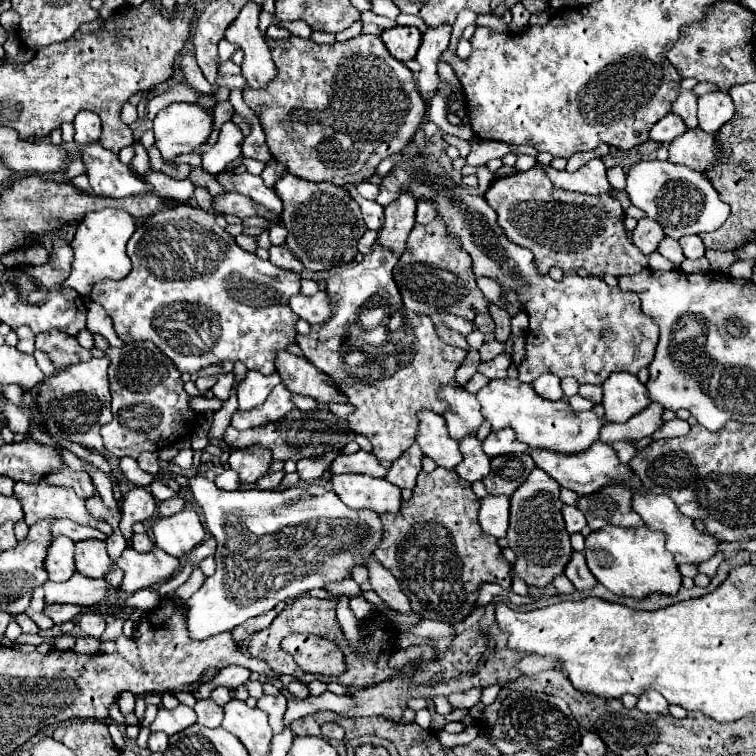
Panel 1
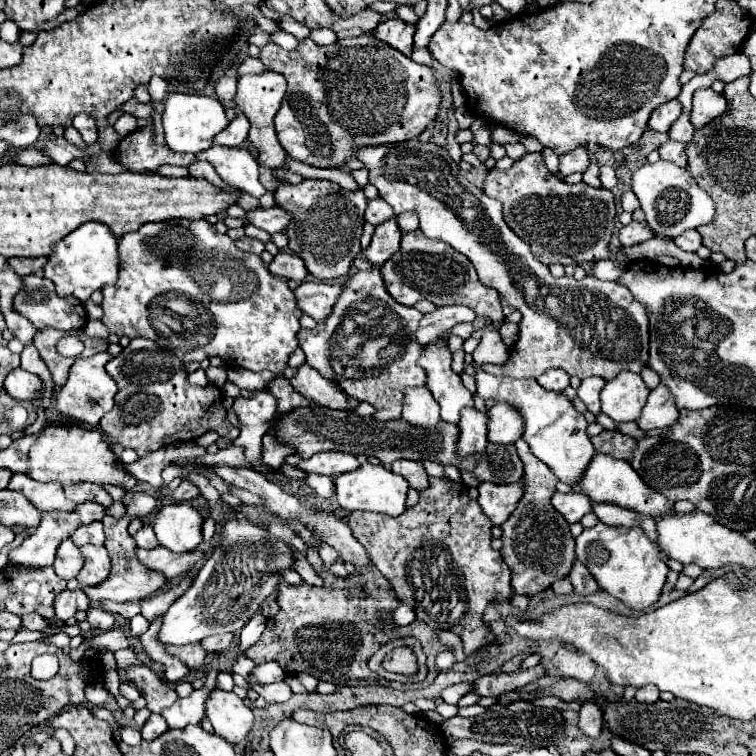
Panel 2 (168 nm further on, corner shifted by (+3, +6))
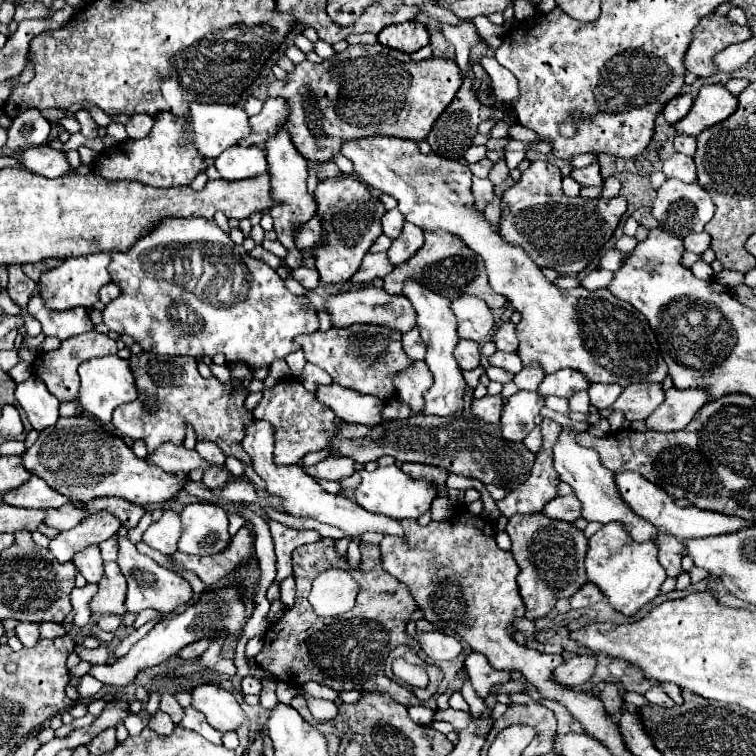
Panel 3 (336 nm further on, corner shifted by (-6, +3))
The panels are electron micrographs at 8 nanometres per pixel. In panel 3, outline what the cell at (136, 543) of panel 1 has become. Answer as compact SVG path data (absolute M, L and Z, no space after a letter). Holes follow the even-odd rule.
M164 509L162 517L154 521L142 535L142 541L146 545L166 555L174 555L178 551L178 539L180 539L180 515L174 509Z

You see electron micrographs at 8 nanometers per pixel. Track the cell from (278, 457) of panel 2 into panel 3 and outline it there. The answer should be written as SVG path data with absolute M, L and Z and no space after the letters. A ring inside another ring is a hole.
M286 377L278 385L264 389L262 401L254 409L254 417L268 421L275 431L274 462L276 465L294 465L310 451L320 451L330 447L330 439L338 431L336 415L332 409L322 405L314 393L306 391L302 383L294 377Z

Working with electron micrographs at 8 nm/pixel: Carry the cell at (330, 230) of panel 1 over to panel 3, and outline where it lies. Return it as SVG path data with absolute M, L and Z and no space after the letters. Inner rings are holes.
M350 177L326 179L318 183L316 205L316 213L322 219L322 245L314 249L316 269L324 285L340 285L356 273L372 241L382 235L380 219L386 213L386 209L378 199L372 197L370 189L362 181Z

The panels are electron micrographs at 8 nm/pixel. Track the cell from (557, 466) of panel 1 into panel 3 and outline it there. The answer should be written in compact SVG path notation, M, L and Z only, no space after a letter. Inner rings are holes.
M620 473L616 475L616 485L618 491L622 495L622 499L628 503L628 507L640 515L642 519L650 521L658 531L674 535L680 541L686 539L696 539L696 537L712 537L712 535L726 535L726 533L736 533L742 529L752 527L752 521L746 521L742 517L732 517L732 515L722 515L722 513L714 513L714 511L702 511L692 507L676 507L674 499L664 493L660 487L652 485L648 479L640 477L638 473Z

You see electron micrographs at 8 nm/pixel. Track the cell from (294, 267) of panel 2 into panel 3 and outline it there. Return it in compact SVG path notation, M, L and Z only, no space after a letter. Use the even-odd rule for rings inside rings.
M298 267L296 271L292 271L292 277L306 289L316 289L320 279L318 279L318 273L316 269L306 269L306 267Z

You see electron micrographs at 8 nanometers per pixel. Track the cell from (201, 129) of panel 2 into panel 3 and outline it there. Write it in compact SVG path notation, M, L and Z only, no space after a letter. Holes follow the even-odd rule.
M194 103L190 111L190 125L194 145L204 157L218 157L252 131L248 115L238 105Z

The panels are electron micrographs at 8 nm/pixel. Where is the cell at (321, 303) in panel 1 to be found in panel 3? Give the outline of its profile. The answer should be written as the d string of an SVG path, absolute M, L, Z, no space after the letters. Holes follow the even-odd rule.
M368 285L358 291L346 291L336 293L326 299L326 305L330 309L332 325L348 327L348 325L378 325L388 327L398 333L408 333L416 327L416 313L412 313L412 305L408 305L408 299L404 295L390 295L384 289L378 289L374 285Z

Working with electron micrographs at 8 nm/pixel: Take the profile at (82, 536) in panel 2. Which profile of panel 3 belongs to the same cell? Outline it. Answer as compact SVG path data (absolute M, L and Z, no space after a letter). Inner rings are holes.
M110 537L108 541L100 543L100 551L102 551L102 559L104 561L116 561L118 555L118 537Z

